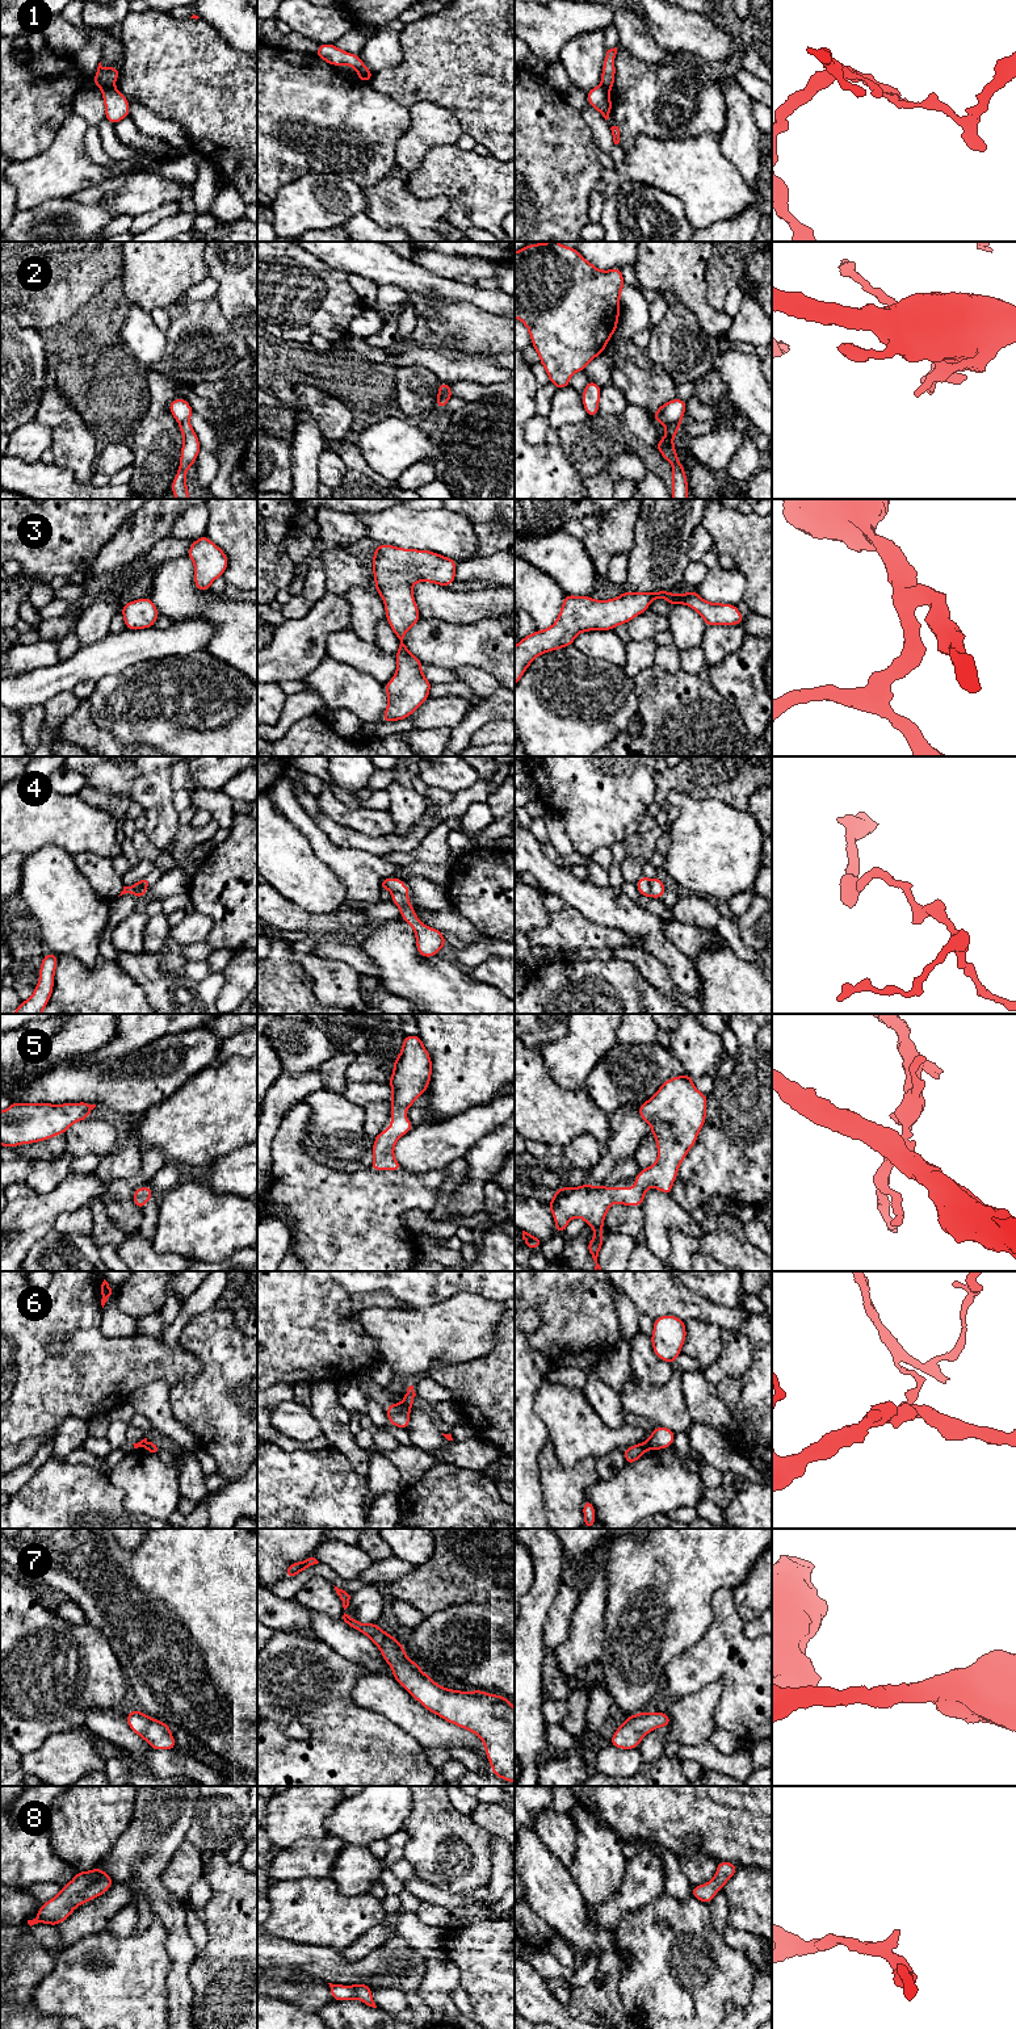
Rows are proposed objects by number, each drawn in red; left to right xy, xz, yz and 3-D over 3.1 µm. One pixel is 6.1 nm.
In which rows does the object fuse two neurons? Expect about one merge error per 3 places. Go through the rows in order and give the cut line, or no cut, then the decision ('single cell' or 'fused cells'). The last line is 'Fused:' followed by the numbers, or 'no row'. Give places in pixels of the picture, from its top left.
1: xy (113, 86), (101, 89) | fused cells
2: xz (449, 386), (436, 405) | fused cells
3: no cut | single cell
4: yz (651, 880), (651, 893), (649, 896) | fused cells
5: no cut | single cell
6: xz (402, 1403), (410, 1409) | fused cells
7: no cut | single cell
8: no cut | single cell
Fused: 1, 2, 4, 6

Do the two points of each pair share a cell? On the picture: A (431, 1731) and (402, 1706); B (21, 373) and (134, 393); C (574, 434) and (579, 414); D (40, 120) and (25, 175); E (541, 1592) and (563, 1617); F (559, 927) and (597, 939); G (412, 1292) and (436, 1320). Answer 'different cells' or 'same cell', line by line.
A: same cell
B: different cells
C: different cells
D: different cells
E: different cells
F: same cell
G: different cells

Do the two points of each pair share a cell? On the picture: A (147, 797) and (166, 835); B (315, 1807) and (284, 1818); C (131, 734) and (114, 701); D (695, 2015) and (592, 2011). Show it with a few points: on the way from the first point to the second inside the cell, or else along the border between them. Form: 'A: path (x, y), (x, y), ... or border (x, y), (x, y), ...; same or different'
A: path (156, 805), (166, 816), (166, 826); same
B: path (307, 1807), (292, 1815); same
C: path (131, 726), (131, 720), (122, 709); same
D: border (617, 1982), (617, 1995), (626, 2015); different

